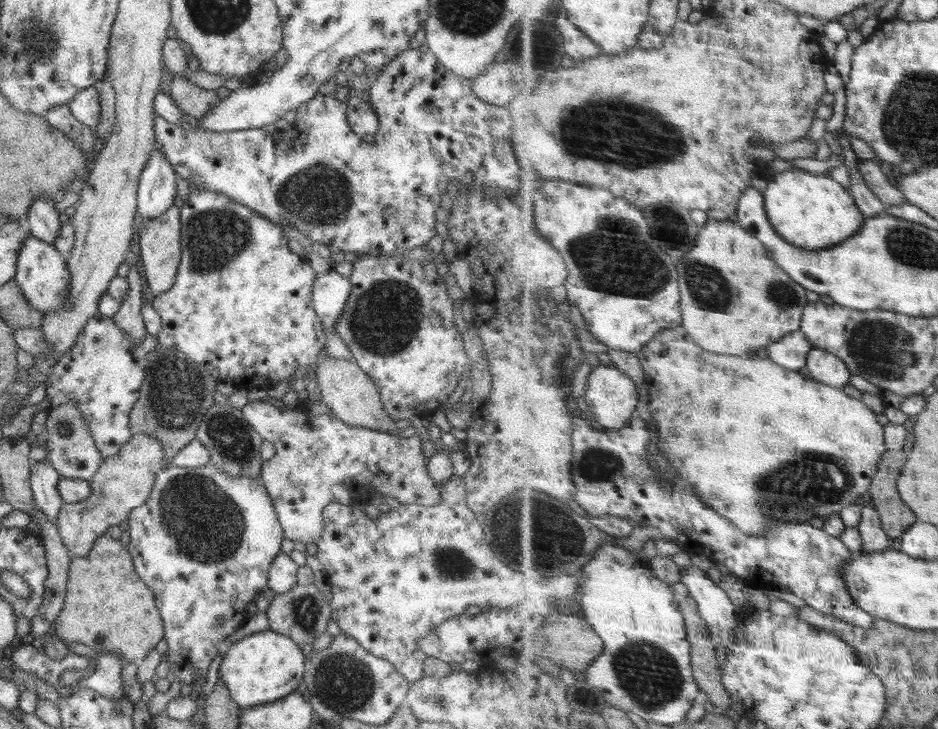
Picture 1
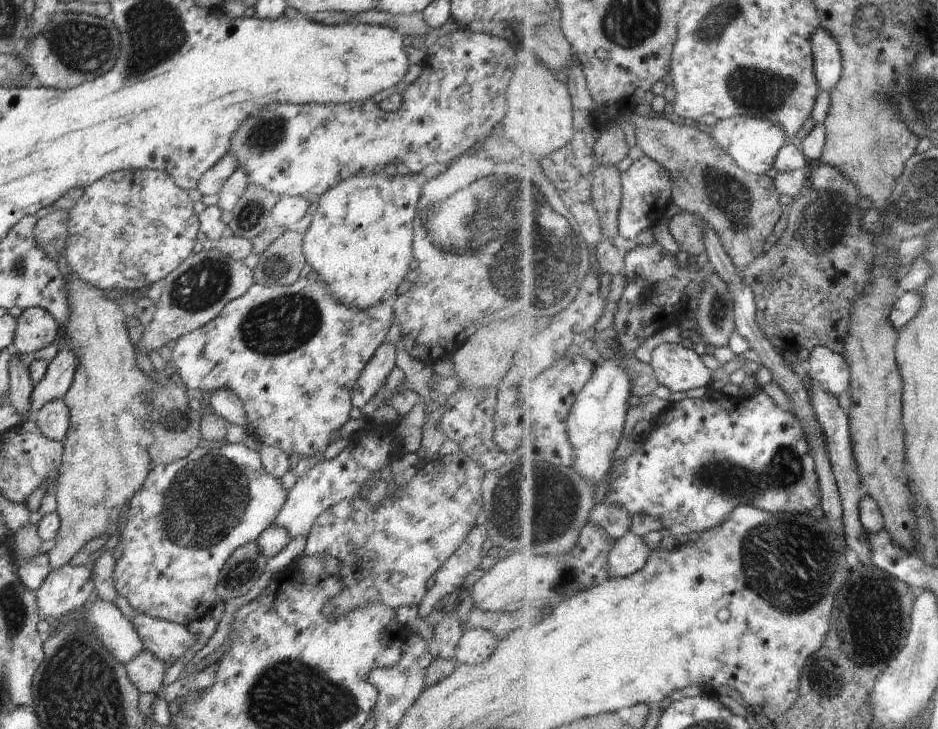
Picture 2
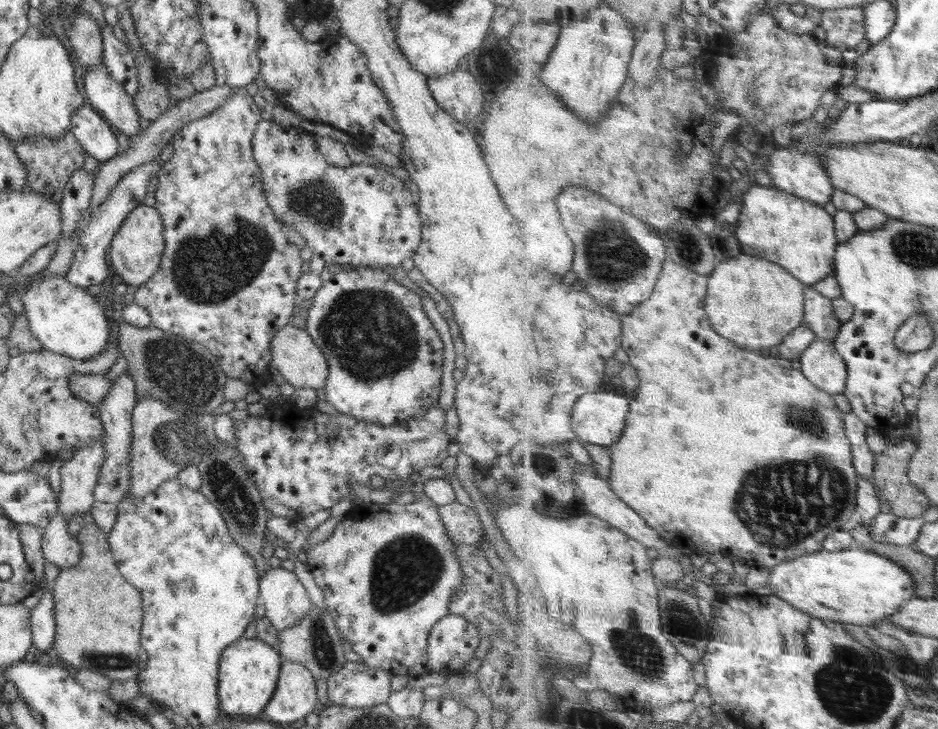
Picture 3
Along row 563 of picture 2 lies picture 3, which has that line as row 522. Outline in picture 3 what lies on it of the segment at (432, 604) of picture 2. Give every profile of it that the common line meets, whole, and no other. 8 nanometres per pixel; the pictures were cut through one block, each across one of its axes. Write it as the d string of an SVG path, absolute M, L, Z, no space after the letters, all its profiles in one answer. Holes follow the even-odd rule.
M459 501L446 506L439 505L438 512L448 537L458 544L479 544L484 538L484 529L474 508L470 508Z

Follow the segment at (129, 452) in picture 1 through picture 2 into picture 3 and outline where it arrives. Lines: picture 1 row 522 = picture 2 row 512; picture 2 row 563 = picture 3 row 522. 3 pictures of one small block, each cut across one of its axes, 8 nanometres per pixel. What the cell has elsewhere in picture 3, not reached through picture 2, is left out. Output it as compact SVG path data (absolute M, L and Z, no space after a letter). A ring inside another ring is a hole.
M57 511L42 532L43 557L61 569L78 564L82 556L80 541L67 533L66 517Z

